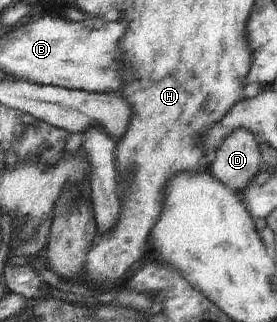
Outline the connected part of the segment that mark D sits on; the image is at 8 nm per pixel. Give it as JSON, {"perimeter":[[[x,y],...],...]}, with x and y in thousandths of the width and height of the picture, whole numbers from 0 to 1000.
{"perimeter":[[[881,401],[834,410],[773,469],[773,500],[744,528],[798,575],[863,602],[931,540],[942,506],[935,450]]]}

